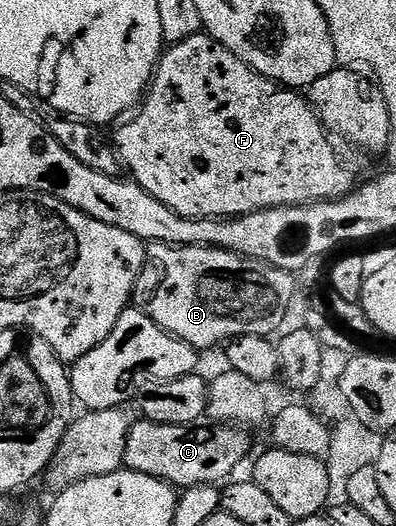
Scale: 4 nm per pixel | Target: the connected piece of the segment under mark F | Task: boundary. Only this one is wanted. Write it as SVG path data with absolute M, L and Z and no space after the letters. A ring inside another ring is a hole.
M205 33L193 35L191 39L185 39L183 43L175 43L163 54L136 114L130 118L127 118L117 128L119 131L115 133L114 140L112 140L121 166L125 170L127 167L130 170L129 178L133 182L139 183L148 193L152 193L152 197L156 197L156 201L164 201L164 205L168 205L168 209L189 219L230 219L234 215L247 215L269 207L294 207L297 203L317 203L328 199L341 199L342 196L349 195L356 186L353 173L338 160L338 155L334 152L333 145L330 144L331 136L328 134L328 129L318 118L317 111L310 106L309 98L297 90L276 84L268 77L256 73L256 69L252 69L244 61L240 61L240 57L236 57L236 53L224 49L224 45L220 45Z

